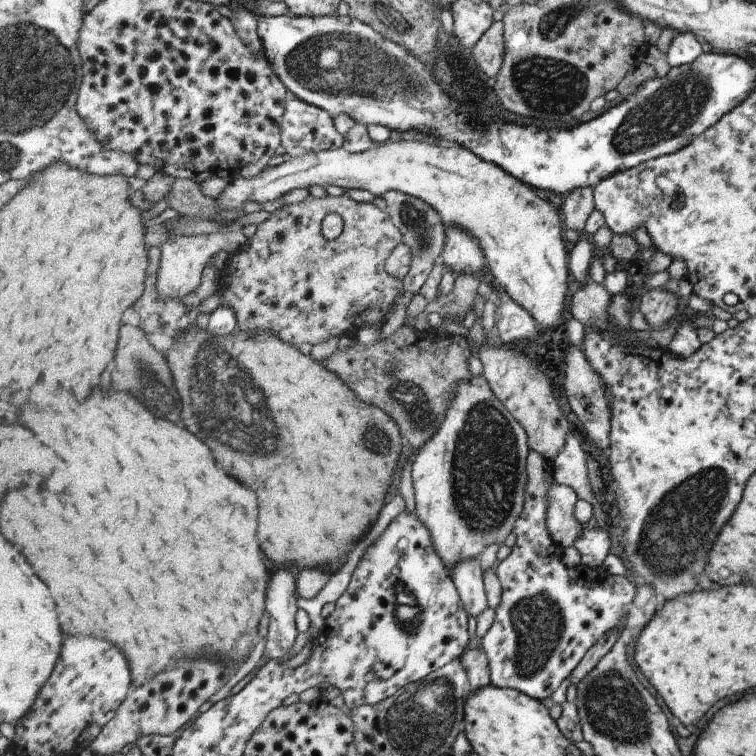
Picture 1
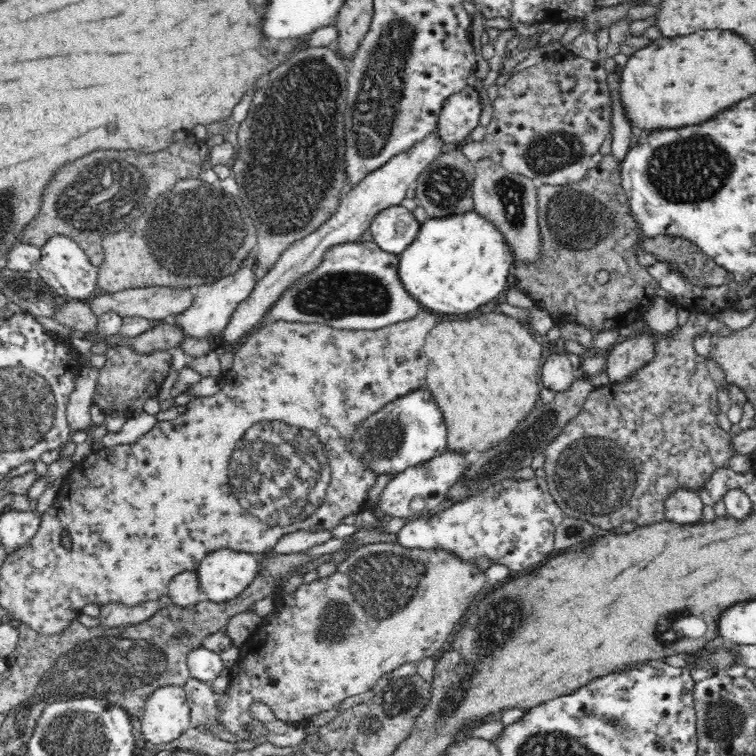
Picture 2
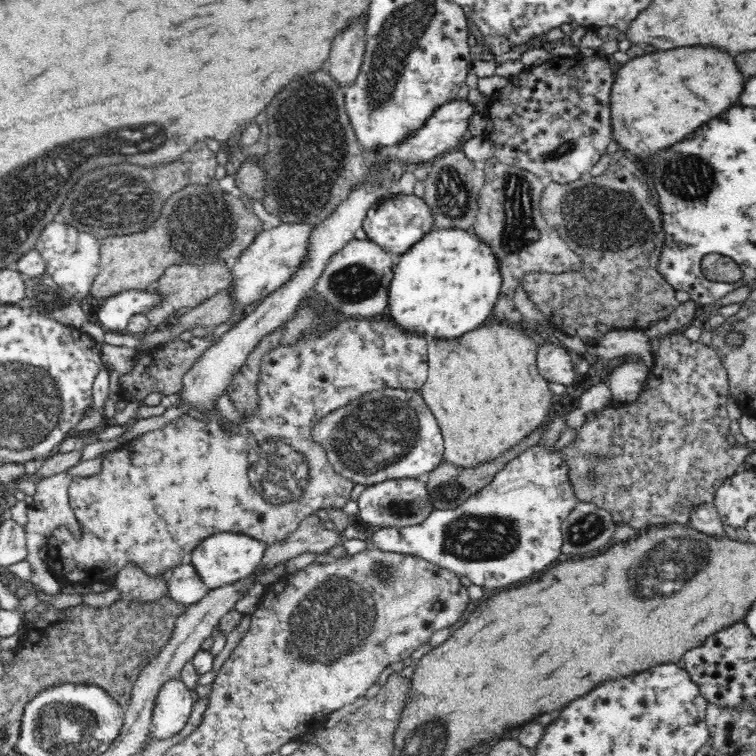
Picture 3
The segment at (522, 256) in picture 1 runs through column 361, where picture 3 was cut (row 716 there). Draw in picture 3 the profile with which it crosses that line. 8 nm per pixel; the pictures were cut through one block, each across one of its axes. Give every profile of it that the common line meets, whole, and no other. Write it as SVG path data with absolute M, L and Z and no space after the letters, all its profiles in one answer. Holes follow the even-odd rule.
M170 680L162 686L152 716L152 738L166 740L186 728L186 722L192 714L192 706L196 704L190 692L192 690L182 680Z

